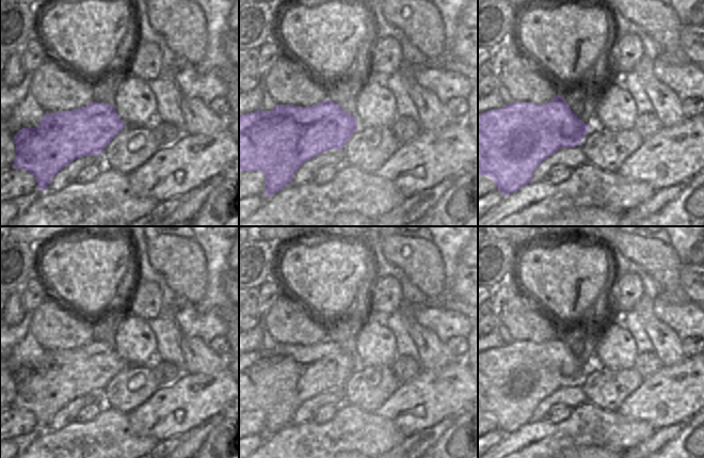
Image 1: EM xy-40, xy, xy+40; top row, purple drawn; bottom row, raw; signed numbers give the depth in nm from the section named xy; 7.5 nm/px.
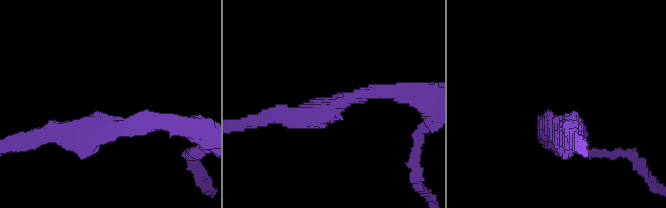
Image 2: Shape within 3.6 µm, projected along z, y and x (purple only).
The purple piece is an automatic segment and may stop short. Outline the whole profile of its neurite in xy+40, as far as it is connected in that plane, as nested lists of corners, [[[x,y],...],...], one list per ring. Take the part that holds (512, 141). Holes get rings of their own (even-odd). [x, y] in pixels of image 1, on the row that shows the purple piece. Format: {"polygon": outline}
{"polygon": [[[561,97],[550,102],[512,102],[501,109],[478,113],[478,175],[486,175],[506,196],[532,181],[534,170],[563,147],[581,145],[590,129]]]}

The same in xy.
{"polygon": [[[326,99],[311,107],[276,105],[271,111],[243,113],[239,115],[239,171],[260,171],[266,178],[263,196],[271,196],[290,185],[293,174],[307,160],[329,149],[342,149],[356,129],[355,115]]]}

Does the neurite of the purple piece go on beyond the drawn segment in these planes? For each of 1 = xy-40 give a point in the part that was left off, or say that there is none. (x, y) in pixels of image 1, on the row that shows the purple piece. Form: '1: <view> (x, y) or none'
1: none

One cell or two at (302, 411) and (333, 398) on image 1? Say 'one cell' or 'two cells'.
one cell

